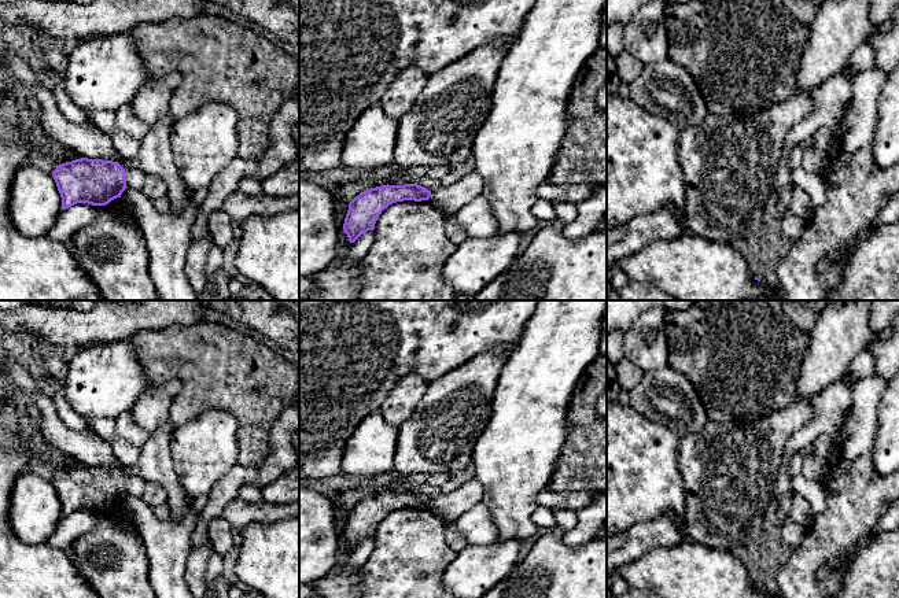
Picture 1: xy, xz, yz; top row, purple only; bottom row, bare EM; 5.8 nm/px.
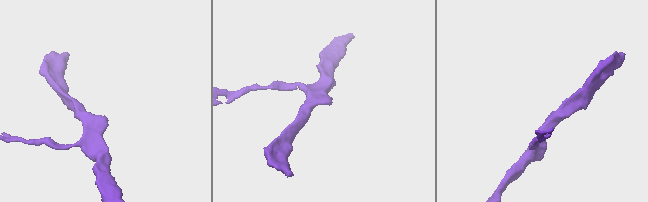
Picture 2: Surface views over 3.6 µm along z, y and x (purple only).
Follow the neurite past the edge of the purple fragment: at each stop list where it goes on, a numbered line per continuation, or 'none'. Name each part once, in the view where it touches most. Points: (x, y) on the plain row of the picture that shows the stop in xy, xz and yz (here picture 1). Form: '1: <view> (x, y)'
none

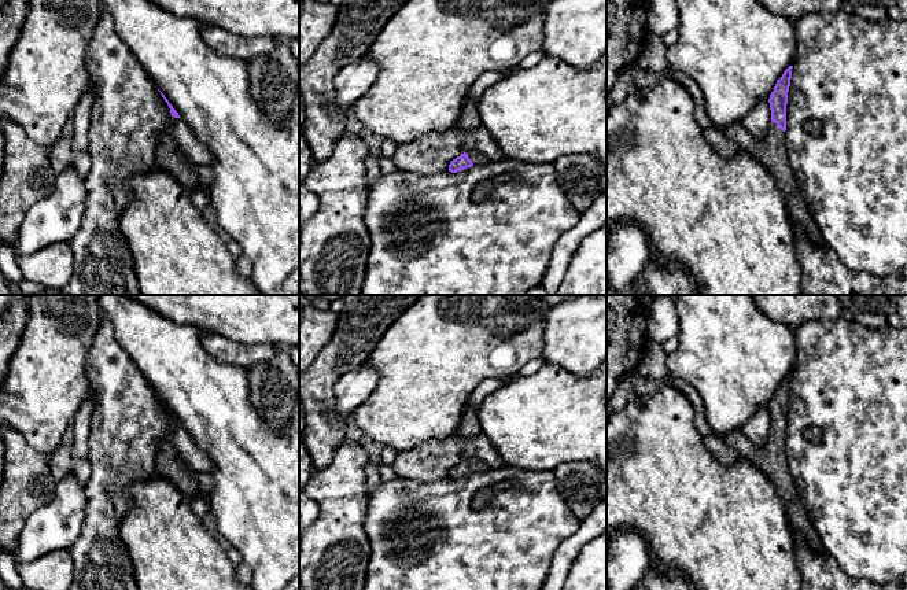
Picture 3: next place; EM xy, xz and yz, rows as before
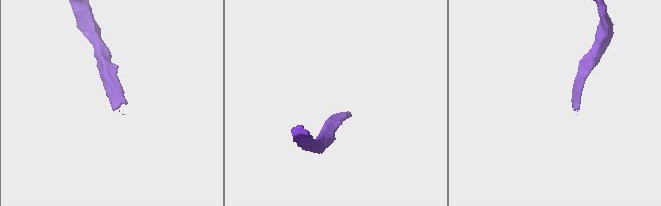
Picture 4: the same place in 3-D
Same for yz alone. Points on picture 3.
1: yz (770, 458)

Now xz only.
1: xz (478, 465)

